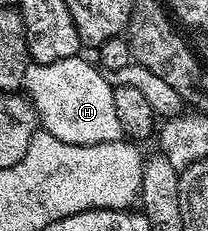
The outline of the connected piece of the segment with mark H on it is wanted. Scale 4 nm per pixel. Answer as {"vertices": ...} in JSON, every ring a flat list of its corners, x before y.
{"vertices":[[81,55,42,65,31,61,26,68,23,89,36,110,39,125,70,144,117,142,122,137,121,125,115,115,114,88,107,77]]}

